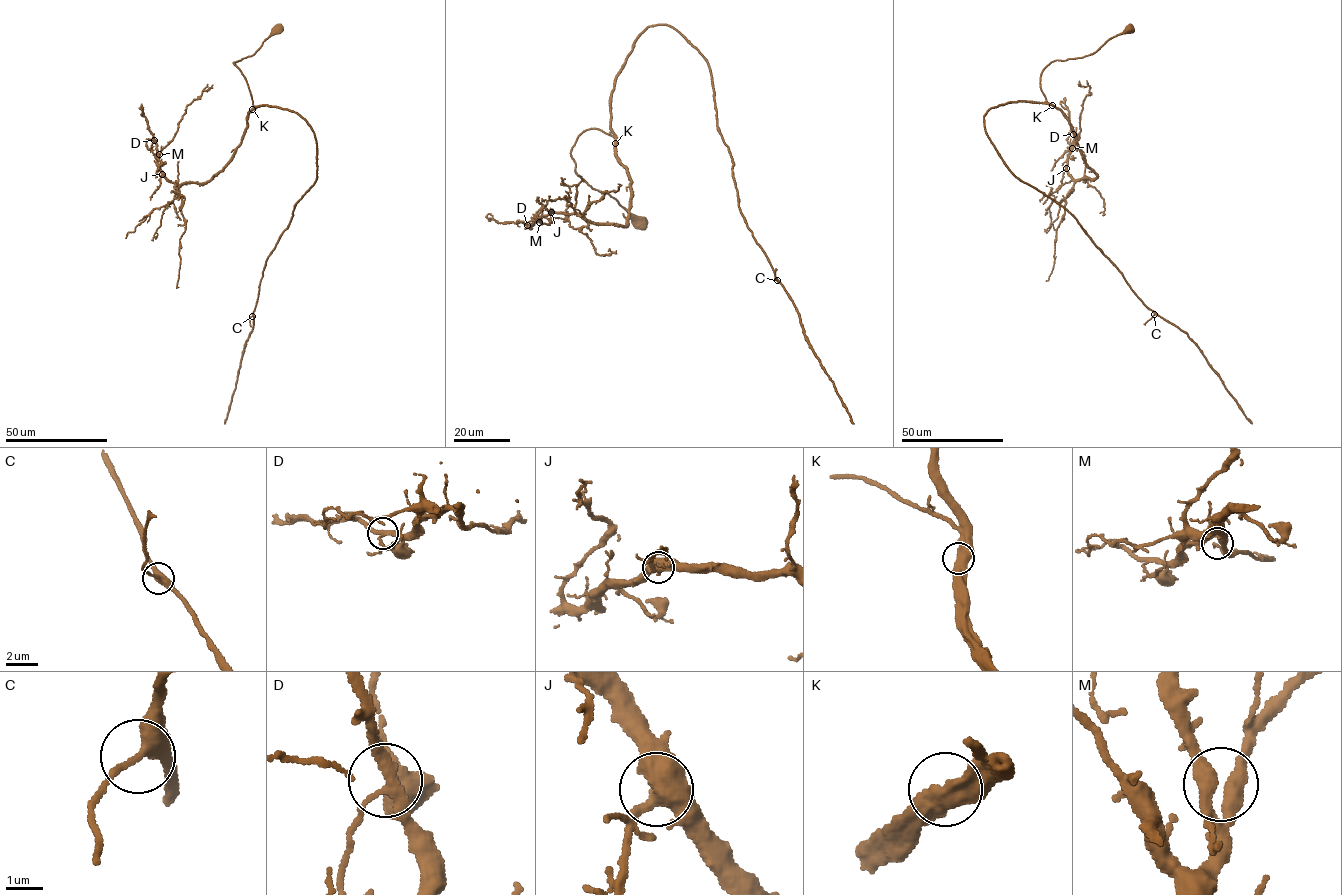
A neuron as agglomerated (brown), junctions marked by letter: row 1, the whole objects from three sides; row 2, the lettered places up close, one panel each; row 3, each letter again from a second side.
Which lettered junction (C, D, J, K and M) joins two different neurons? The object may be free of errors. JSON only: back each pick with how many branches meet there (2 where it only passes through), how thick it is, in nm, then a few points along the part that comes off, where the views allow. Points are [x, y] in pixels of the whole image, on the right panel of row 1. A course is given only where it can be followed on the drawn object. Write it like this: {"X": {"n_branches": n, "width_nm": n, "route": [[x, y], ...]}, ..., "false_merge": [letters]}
{"false_merge": []}

